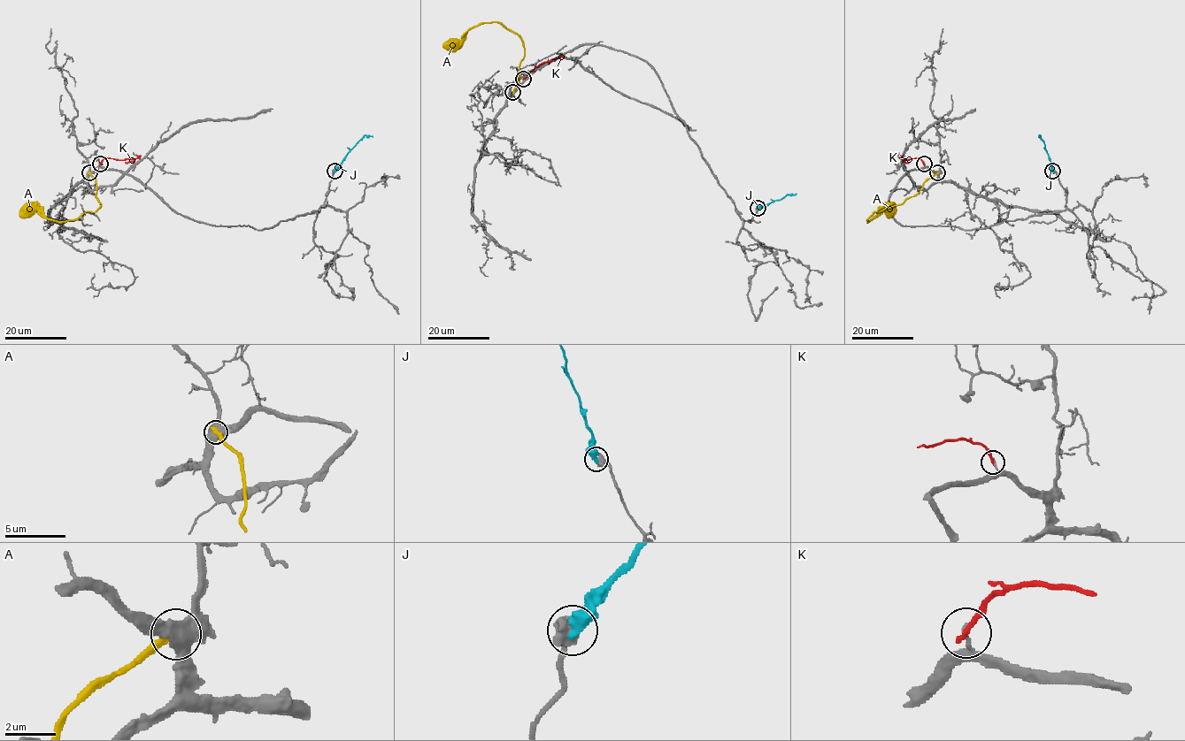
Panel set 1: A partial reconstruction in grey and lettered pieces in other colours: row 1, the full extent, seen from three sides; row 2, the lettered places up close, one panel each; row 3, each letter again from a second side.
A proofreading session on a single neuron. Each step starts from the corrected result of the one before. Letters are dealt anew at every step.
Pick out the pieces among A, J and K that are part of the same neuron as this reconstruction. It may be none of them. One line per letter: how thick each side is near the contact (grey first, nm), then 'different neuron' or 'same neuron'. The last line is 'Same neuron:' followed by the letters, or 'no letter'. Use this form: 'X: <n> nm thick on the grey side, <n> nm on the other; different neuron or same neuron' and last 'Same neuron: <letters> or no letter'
A: 500 nm thick on the grey side, 360 nm on the other; different neuron
J: 600 nm thick on the grey side, 500 nm on the other; different neuron
K: 130 nm thick on the grey side, 220 nm on the other; different neuron
Same neuron: no letter

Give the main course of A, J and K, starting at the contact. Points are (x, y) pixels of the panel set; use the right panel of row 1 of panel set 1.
A: (937, 173), (927, 179), (914, 195), (901, 204), (875, 211), (866, 220), (881, 210), (891, 214)
J: (1053, 171), (1045, 144), (1038, 137)
K: (923, 164), (918, 158), (903, 160), (909, 163)

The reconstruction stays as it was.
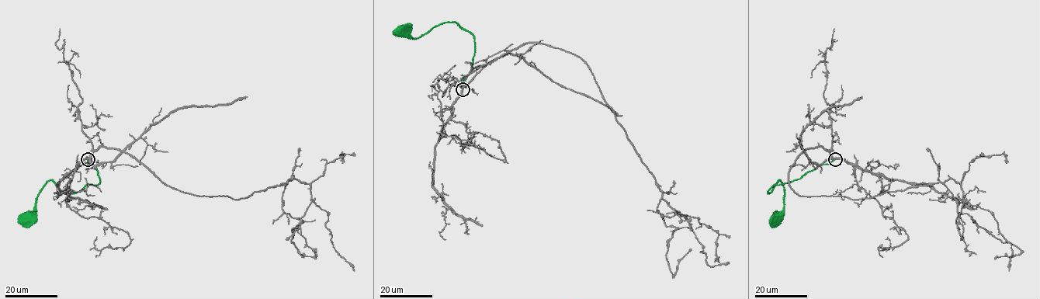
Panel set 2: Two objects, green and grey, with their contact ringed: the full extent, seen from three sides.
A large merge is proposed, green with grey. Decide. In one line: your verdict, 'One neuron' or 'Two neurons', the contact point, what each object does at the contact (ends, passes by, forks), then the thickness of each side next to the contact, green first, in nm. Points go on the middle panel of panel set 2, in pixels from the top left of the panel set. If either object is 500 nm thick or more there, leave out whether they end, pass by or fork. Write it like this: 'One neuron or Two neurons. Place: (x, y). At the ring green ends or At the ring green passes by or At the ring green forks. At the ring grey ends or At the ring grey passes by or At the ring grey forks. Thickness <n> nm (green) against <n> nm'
Two neurons. Place: (462, 89). At the ring green ends. At the ring grey passes by. Thickness 360 nm (green) against 480 nm

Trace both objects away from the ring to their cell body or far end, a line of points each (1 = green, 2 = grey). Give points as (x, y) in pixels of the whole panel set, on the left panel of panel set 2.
1: (88, 159), (88, 164), (96, 168), (99, 183), (67, 193), (49, 180), (37, 196), (36, 214), (27, 218)
2: (87, 159), (118, 148), (196, 195), (244, 199), (287, 182), (282, 210), (300, 220), (290, 241), (316, 258)

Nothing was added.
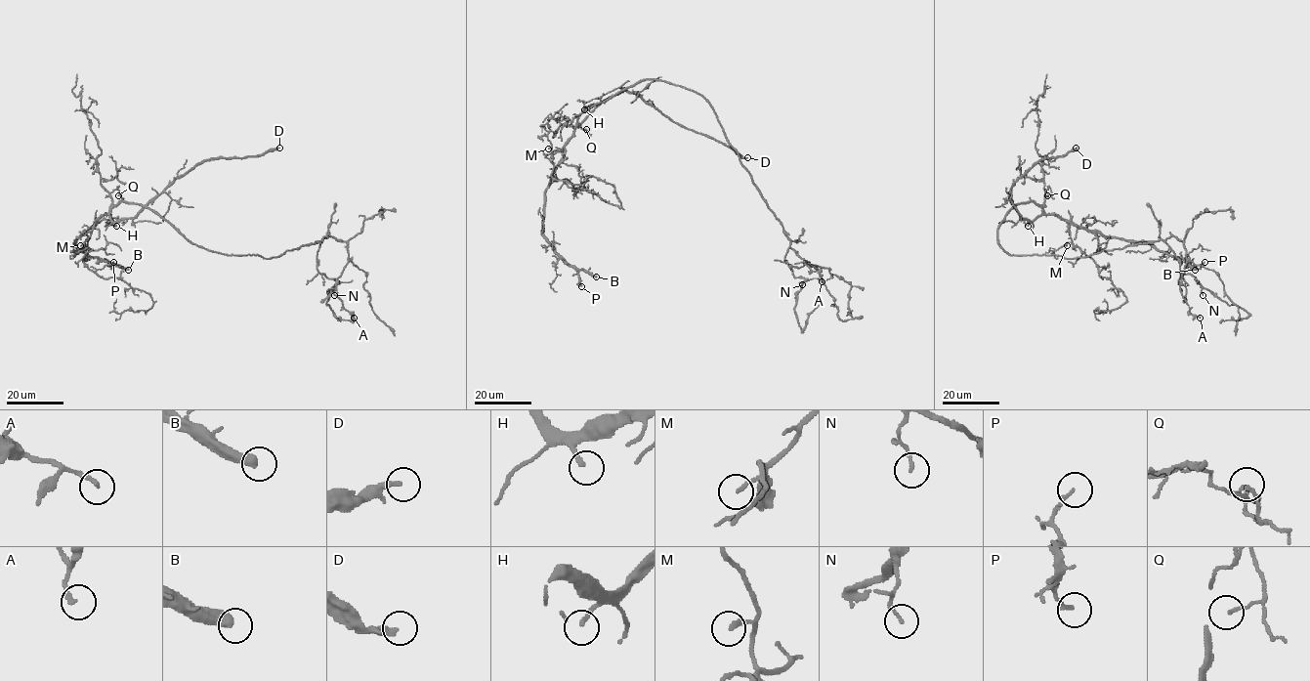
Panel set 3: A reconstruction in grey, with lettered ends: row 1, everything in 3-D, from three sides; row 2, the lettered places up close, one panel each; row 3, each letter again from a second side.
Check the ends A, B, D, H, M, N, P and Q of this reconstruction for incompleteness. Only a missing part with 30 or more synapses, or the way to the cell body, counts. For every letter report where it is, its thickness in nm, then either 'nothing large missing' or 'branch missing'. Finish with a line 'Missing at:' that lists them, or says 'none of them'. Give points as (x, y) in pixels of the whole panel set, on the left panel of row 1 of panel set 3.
A: at (354, 318); 180 nm thick; nothing large missing
B: at (128, 270); 440 nm thick; branch missing
D: at (279, 148); 240 nm thick; branch missing
H: at (116, 226); 160 nm thick; branch missing
M: at (80, 245); 160 nm thick; nothing large missing
N: at (334, 295); 130 nm thick; nothing large missing
P: at (113, 262); 140 nm thick; nothing large missing
Q: at (118, 195); 120 nm thick; nothing large missing
Missing at: B, D, H

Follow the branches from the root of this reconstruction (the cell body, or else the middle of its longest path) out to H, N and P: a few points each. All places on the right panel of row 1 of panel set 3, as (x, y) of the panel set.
H: (1001, 248), (997, 230), (1012, 208), (1029, 222), (1028, 226)
N: (1001, 248), (1010, 255), (1057, 255), (1075, 258), (1162, 239), (1178, 259), (1179, 271), (1196, 277), (1203, 295)
P: (1001, 248), (997, 230), (1005, 216), (1035, 201), (1046, 214), (1104, 235), (1148, 241), (1197, 268), (1204, 262)

